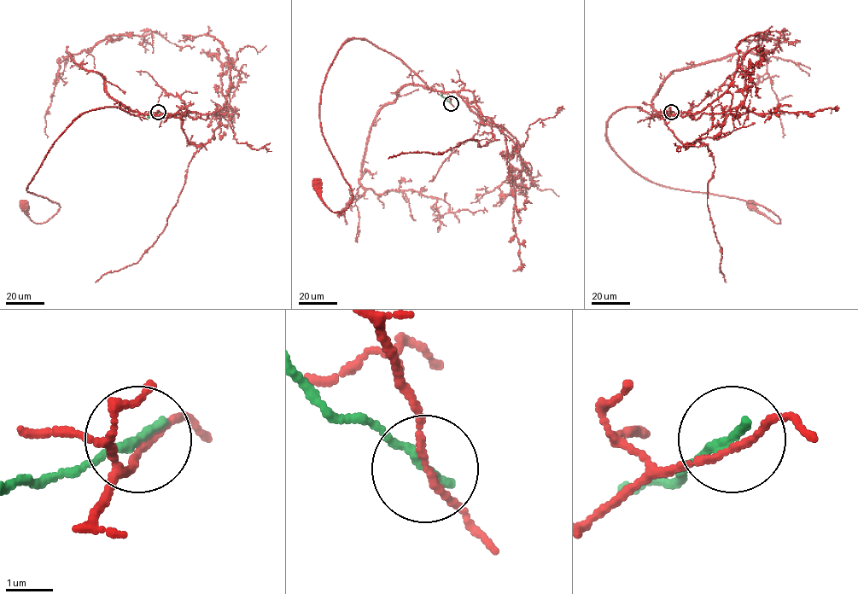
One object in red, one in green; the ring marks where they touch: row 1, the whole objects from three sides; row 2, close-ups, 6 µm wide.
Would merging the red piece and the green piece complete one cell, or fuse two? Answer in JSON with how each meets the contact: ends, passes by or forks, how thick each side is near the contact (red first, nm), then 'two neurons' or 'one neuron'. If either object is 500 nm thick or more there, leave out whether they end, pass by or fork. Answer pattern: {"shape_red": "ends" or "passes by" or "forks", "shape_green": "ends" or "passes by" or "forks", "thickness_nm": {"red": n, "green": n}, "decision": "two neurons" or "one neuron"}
{"shape_red": "passes by", "shape_green": "ends", "thickness_nm": {"red": 120, "green": 240}, "decision": "two neurons"}

